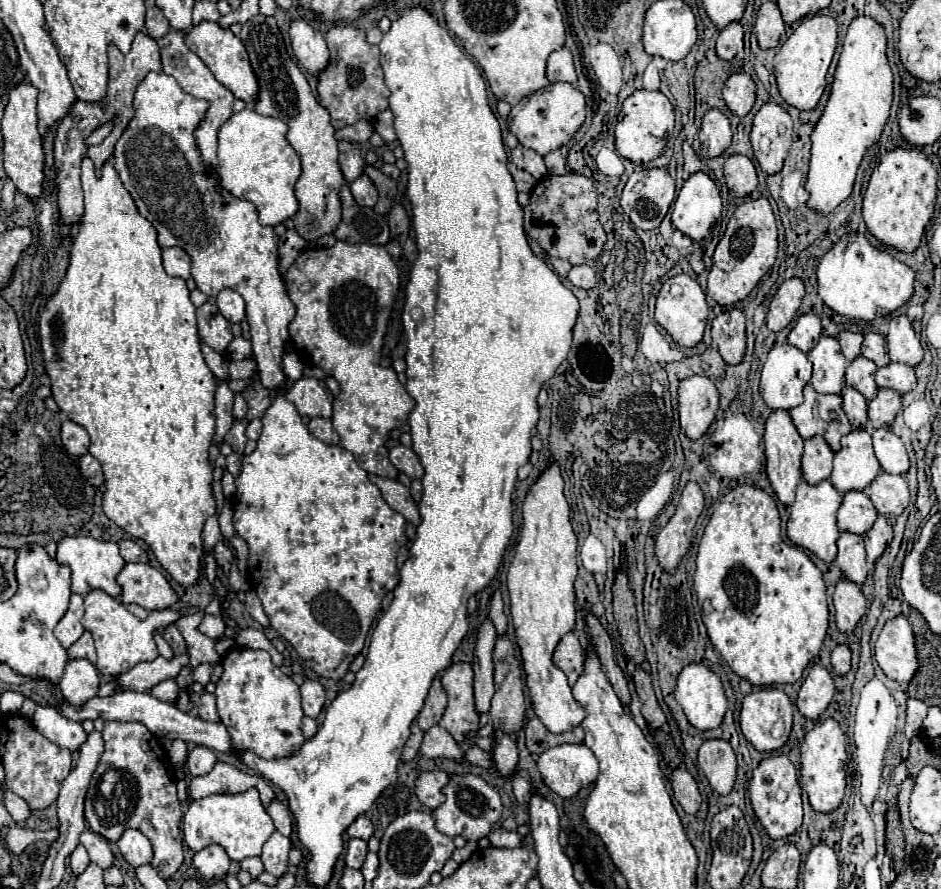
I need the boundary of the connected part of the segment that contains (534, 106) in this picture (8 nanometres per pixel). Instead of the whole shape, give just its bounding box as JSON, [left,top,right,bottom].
[507,83,585,155]

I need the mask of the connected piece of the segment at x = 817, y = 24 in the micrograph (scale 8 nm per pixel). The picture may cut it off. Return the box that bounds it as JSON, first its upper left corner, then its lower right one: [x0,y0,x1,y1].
[773,15,837,111]

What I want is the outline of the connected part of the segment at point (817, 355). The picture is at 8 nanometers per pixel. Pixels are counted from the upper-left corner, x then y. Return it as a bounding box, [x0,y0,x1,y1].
[809,337,849,393]

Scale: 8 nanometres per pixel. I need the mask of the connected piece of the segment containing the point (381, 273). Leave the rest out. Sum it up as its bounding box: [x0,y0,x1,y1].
[285,241,413,479]

